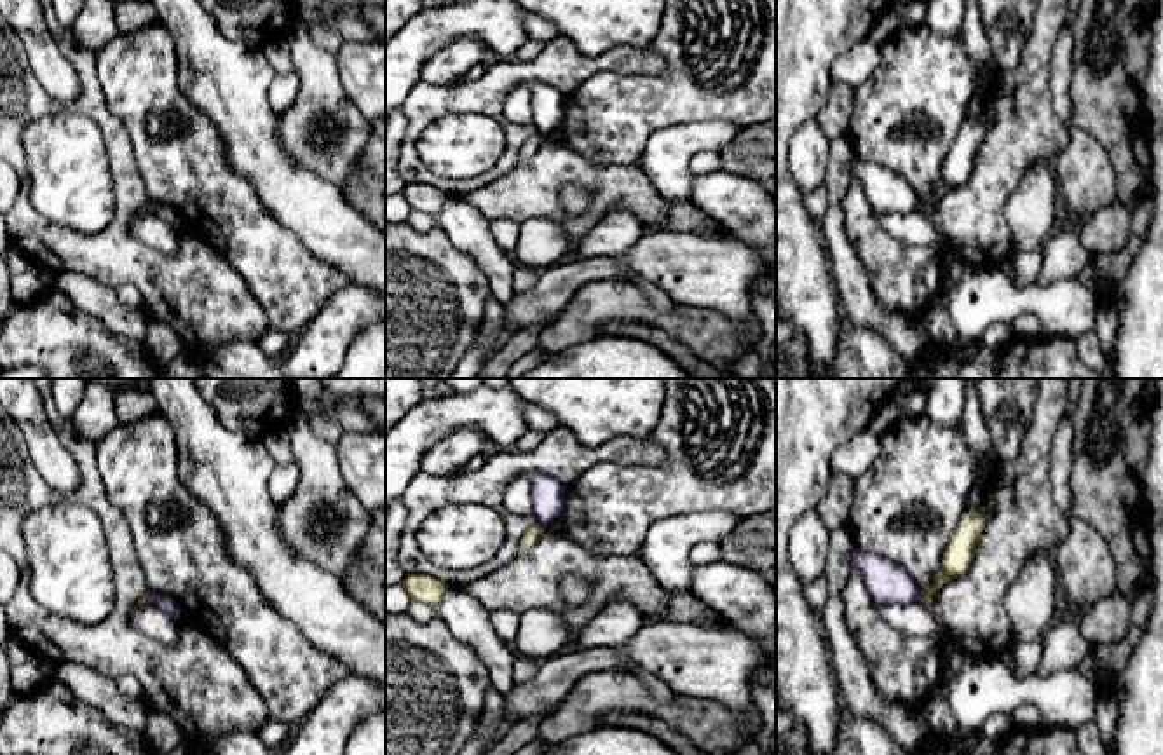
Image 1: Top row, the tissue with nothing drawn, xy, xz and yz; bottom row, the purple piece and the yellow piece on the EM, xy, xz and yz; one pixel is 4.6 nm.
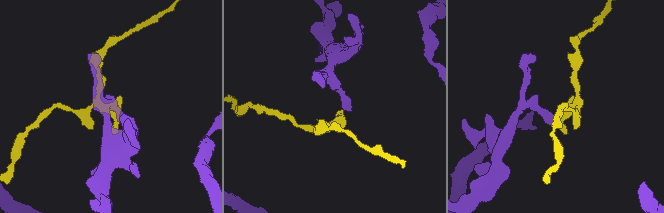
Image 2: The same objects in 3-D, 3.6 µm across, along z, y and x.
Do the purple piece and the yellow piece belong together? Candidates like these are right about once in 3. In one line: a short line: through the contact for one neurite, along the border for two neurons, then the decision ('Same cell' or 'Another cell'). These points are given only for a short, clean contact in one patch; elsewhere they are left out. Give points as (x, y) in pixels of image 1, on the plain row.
Line: yz (923, 201), (919, 210). Another cell

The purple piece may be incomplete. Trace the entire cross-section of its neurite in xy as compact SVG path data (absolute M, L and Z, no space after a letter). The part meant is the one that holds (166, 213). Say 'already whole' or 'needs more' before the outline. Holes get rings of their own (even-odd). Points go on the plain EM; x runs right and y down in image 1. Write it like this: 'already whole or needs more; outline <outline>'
already whole; outline M148 201L148 209L155 216L169 223L173 228L180 228L181 220L180 220L180 214L173 207L160 202Z

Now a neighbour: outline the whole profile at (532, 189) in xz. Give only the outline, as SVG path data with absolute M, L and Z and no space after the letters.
M544 139L528 162L460 199L486 220L523 223L544 216L563 221L575 248L588 227L614 207L631 211L642 228L666 227L671 209L638 166L593 166L568 145L553 139ZM563 185L581 185L591 192L591 206L582 214L574 216L563 209Z

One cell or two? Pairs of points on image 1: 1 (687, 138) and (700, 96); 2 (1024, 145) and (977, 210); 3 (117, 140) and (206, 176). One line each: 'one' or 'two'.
1: two
2: one
3: two

